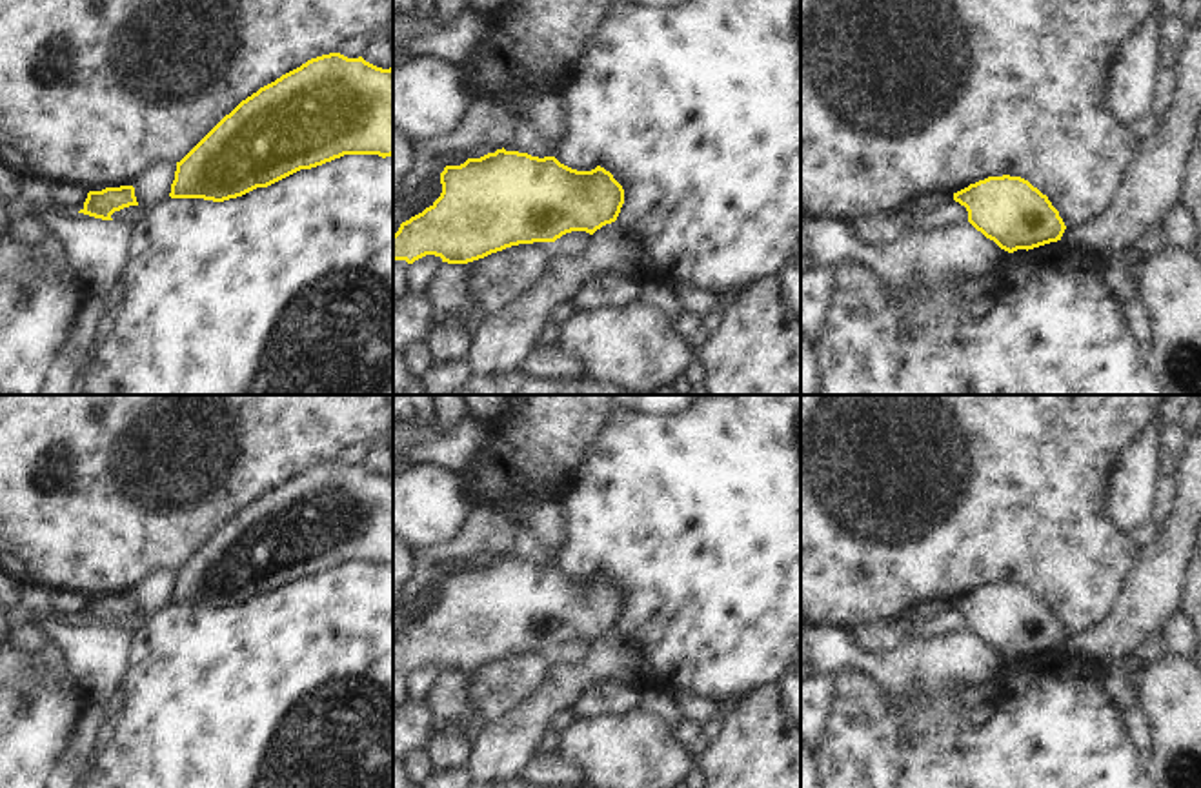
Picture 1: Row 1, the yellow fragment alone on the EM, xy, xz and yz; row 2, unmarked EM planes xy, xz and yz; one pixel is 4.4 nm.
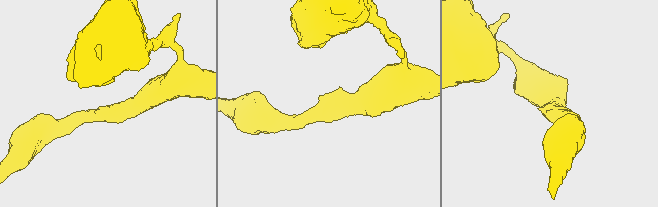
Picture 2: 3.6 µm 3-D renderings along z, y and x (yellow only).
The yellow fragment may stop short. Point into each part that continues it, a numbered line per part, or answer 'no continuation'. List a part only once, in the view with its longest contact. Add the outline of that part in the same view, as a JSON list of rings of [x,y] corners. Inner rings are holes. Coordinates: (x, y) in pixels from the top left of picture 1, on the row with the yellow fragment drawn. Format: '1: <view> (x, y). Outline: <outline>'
no continuation

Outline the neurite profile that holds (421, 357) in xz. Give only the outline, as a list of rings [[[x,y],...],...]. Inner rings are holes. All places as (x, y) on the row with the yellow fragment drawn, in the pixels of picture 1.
[[[429,340],[413,344],[406,351],[406,357],[408,357],[409,368],[419,377],[424,377],[439,362]]]

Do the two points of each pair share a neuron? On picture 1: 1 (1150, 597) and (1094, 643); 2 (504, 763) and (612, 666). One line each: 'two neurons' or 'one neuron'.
1: one neuron
2: one neuron

